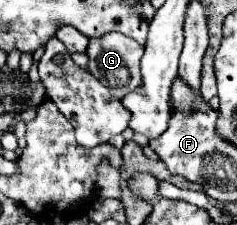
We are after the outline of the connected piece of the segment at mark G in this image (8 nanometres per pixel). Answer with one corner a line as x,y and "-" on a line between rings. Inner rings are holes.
105,33
105,37
95,37
89,39
89,65
87,69
103,83
109,87
111,95
115,99
123,99
127,93
137,91
141,83
141,73
139,73
139,61
143,57
145,47
139,45
137,41
121,35
121,33

